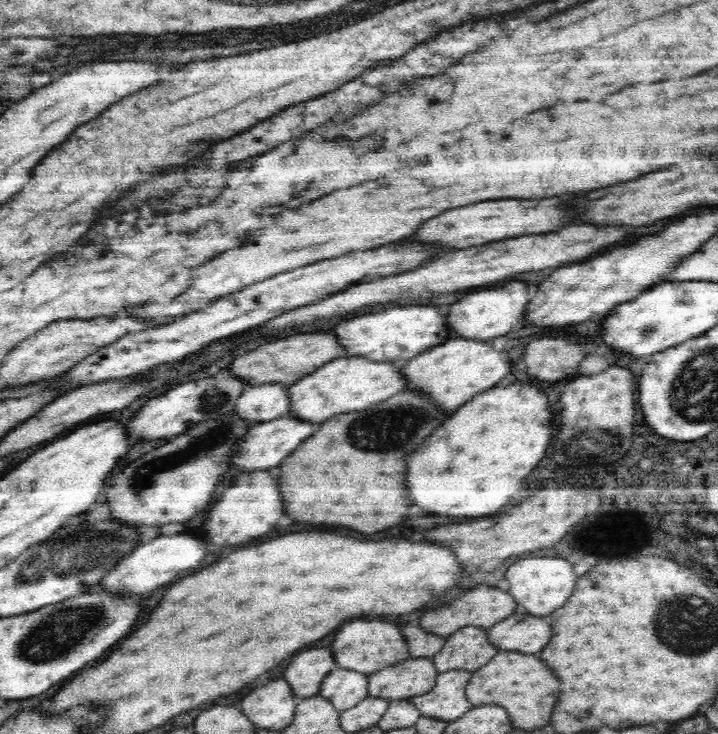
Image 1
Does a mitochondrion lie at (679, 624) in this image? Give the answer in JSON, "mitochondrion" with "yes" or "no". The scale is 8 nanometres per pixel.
{"mitochondrion":"yes"}

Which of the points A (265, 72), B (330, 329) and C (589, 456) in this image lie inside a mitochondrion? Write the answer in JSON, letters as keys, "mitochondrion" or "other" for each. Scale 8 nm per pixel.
{"A":"other","B":"other","C":"mitochondrion"}

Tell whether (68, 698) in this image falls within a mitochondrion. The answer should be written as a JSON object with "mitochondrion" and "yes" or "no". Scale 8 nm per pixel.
{"mitochondrion":"no"}

